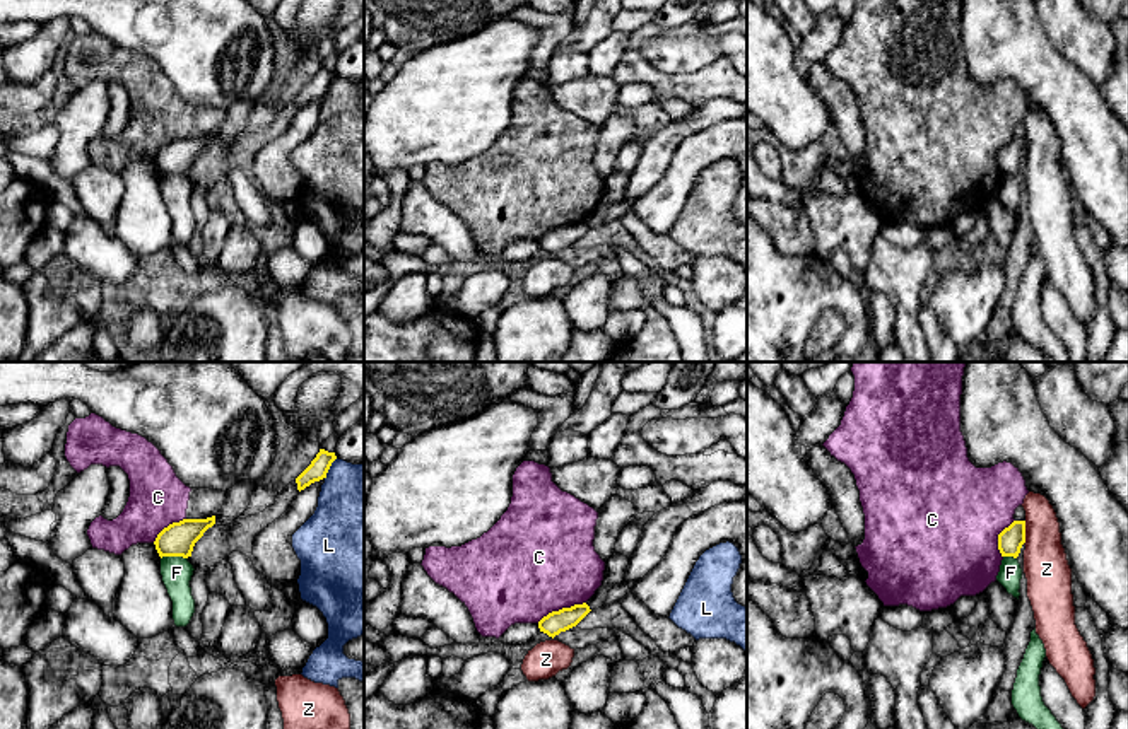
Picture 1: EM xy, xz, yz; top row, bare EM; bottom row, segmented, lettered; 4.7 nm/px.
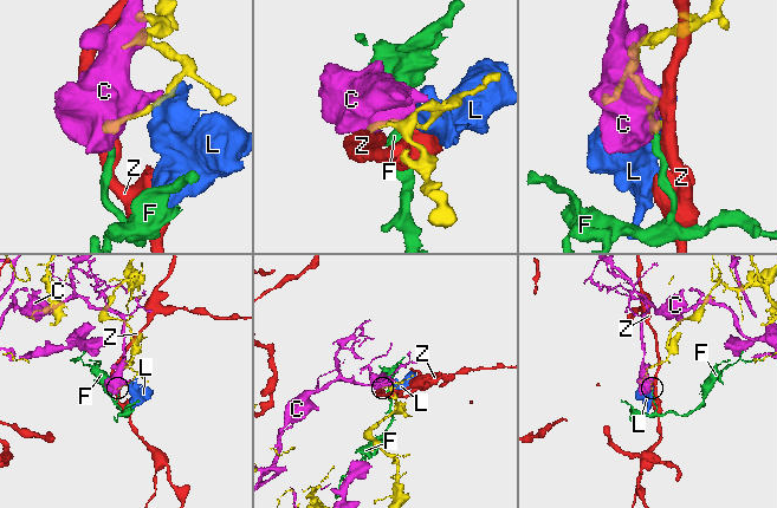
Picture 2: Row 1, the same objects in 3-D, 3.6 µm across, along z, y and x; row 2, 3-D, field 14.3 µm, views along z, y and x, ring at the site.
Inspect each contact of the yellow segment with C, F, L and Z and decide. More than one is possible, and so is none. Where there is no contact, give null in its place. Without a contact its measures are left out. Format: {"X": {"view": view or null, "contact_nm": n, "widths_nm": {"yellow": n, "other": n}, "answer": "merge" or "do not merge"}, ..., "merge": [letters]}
{"C": {"view": "xz", "contact_nm": 260, "widths_nm": {"yellow": 110, "other": 500}, "answer": "do not merge"}, "F": {"view": "xy", "contact_nm": 130, "widths_nm": {"yellow": 160, "other": 150}, "answer": "do not merge"}, "L": {"view": "xy", "contact_nm": 120, "widths_nm": {"yellow": 90, "other": 440}, "answer": "do not merge"}, "Z": {"view": "yz", "contact_nm": 110, "widths_nm": {"yellow": 120, "other": 220}, "answer": "do not merge"}, "merge": []}

